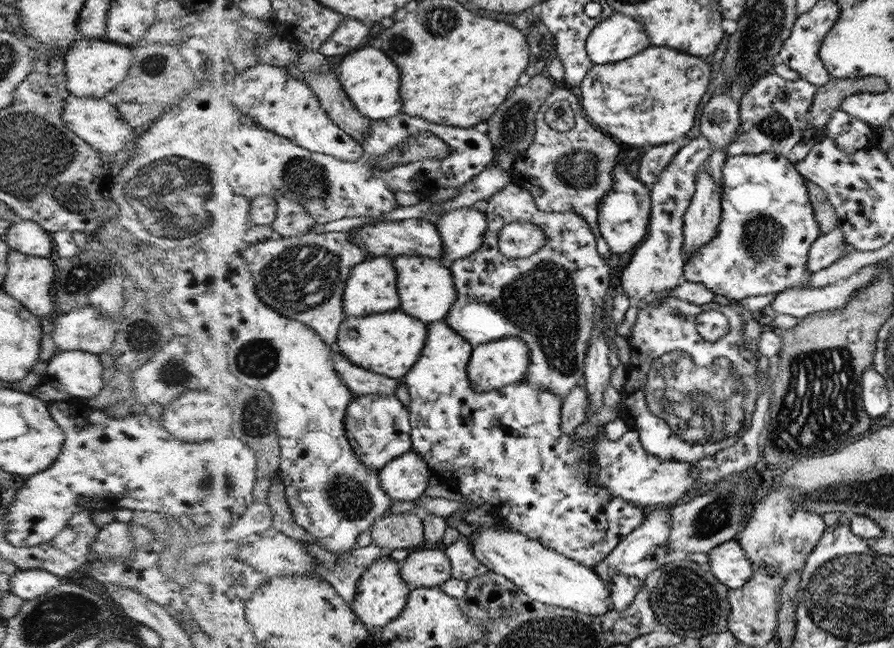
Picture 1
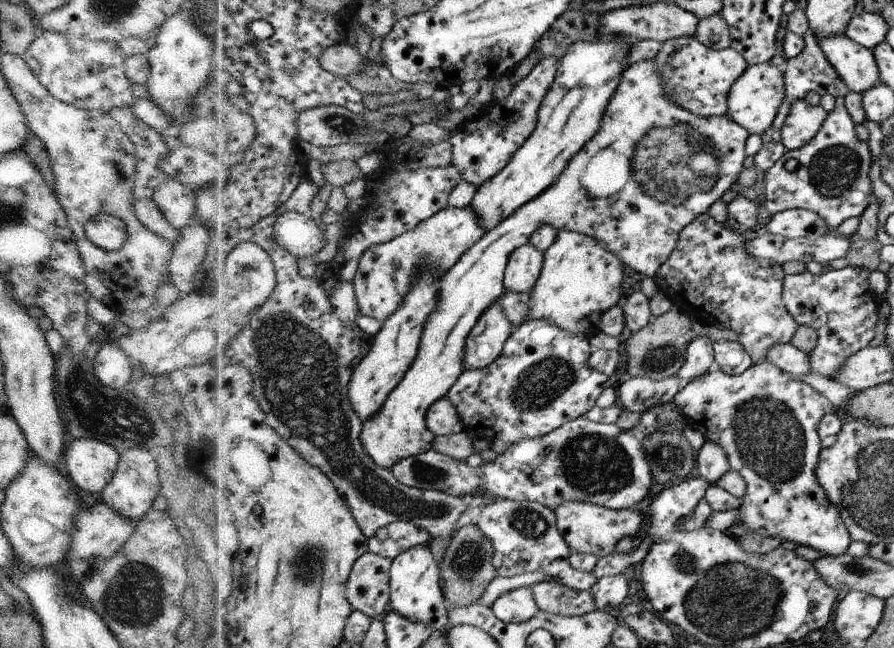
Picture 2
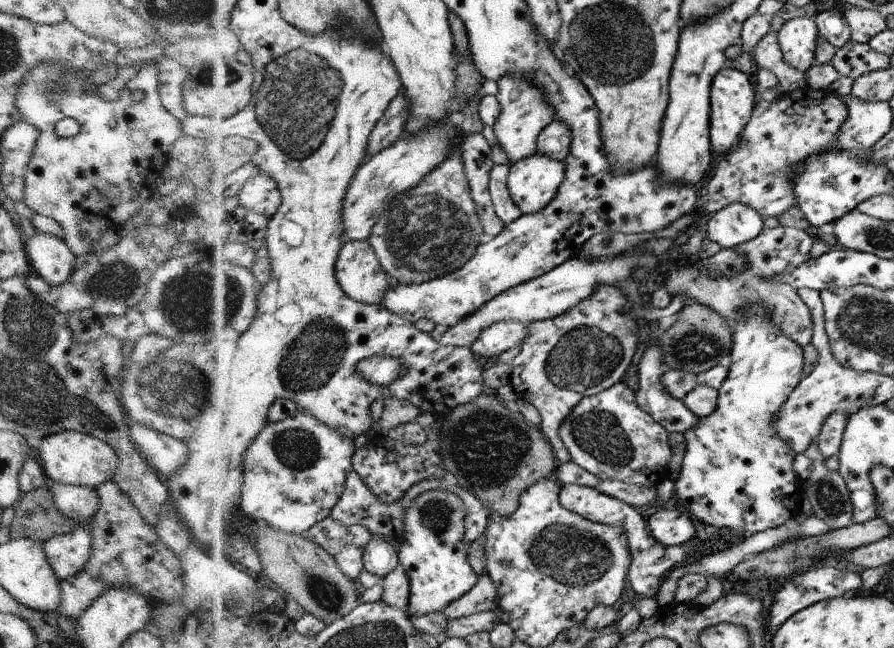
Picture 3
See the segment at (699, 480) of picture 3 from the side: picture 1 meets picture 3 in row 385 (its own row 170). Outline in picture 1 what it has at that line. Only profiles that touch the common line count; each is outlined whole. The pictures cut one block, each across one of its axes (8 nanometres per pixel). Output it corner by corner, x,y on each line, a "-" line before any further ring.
781,153
729,156
722,167
724,188
721,194
722,214
718,234
685,261
682,280
705,284
714,294
722,294
730,300
738,301
748,296
806,286
806,281
814,273
809,270
810,247
822,235
814,216
807,182
805,176
794,167
794,162

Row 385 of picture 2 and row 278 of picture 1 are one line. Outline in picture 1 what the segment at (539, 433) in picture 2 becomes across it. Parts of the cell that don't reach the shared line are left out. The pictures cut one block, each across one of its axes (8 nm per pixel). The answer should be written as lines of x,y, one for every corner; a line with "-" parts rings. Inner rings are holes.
510,182
490,197
486,219
488,228
485,232
485,242
478,247
478,250
452,264
459,302
454,305
445,322
450,323
474,348
508,336
523,338
531,350
531,364
522,382
529,382
531,386
542,386
566,398
568,393
585,379
586,352
589,341
593,338
591,331
593,324
599,323
603,316
601,314
604,307
603,298
611,287
610,266
607,259
597,251
597,236
590,229
588,221
576,211
538,210
531,192
514,182
-
516,221
532,221
544,229
546,245
536,254
527,251
524,258
509,258
500,251
502,227
-
472,302
482,302
480,310
470,308

